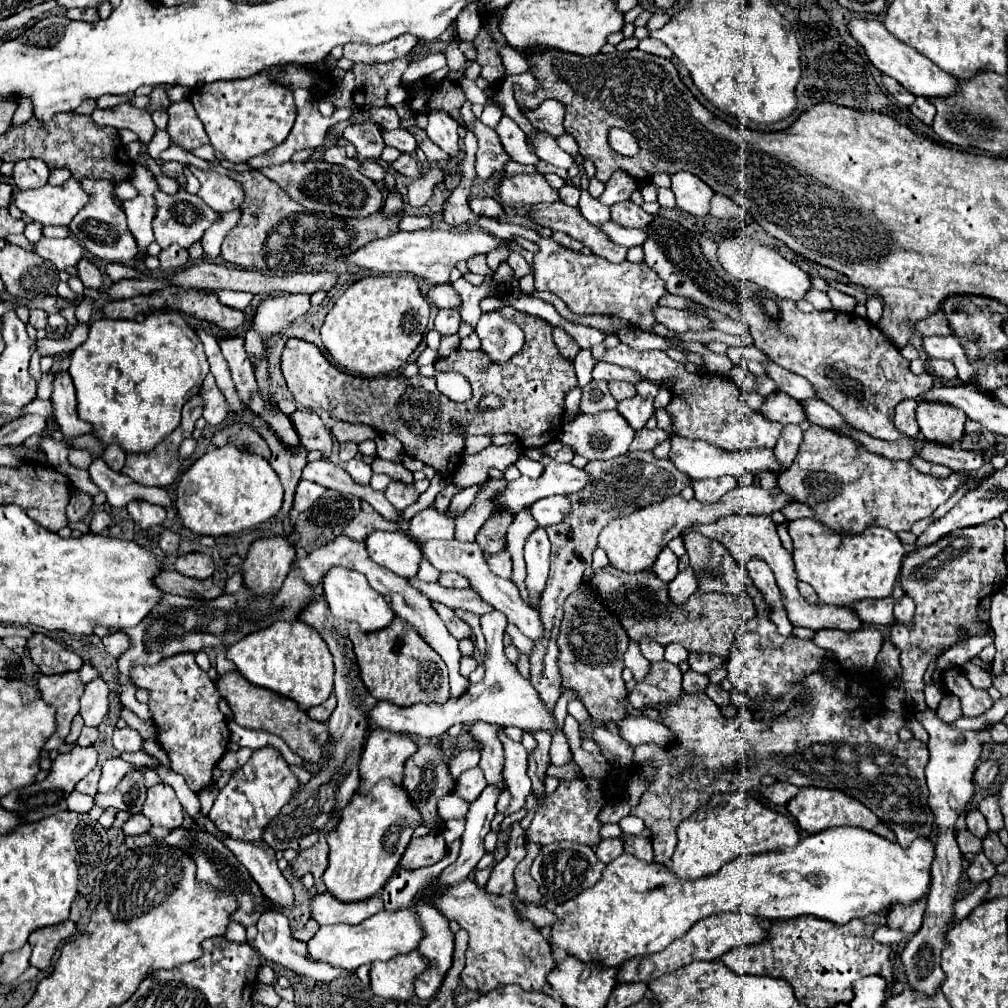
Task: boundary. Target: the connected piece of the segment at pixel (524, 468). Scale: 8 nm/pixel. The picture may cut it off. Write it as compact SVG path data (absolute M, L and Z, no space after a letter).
M521 456L521 458L515 462L515 466L517 466L517 470L519 470L523 476L531 476L531 478L537 478L539 472L543 470L543 462L533 462L533 460L525 458L525 456Z

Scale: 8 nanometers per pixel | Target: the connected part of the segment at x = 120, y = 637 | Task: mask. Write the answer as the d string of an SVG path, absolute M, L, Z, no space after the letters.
M109 632L105 638L103 638L103 646L105 650L111 654L111 656L121 656L127 648L129 648L129 640L123 632Z

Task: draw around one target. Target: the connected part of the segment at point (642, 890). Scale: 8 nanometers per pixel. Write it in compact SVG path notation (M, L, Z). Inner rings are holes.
M835 826L803 838L797 846L753 856L739 856L711 876L703 876L697 880L681 880L665 864L647 864L623 852L605 866L603 876L595 886L555 908L557 924L553 924L551 928L553 944L583 962L619 968L629 958L663 950L671 944L671 940L681 938L695 924L695 920L721 912L741 912L763 920L787 920L809 914L831 920L835 924L847 924L851 918L865 918L873 912L887 914L887 910L897 902L911 904L927 896L933 854L935 846L927 838L917 838L909 848L901 848L897 842L889 842L877 834L871 834L869 830Z

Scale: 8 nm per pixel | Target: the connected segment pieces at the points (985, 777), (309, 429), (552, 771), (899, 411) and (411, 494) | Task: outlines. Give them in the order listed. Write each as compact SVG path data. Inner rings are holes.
M985 760L975 770L975 782L979 786L991 786L995 782L997 774L999 774L999 762L997 760Z
M295 410L291 414L291 422L299 434L301 446L307 450L317 450L323 458L329 458L333 438L331 432L323 426L323 420L311 410Z
M571 761L570 763L563 766L556 766L551 763L547 769L546 774L547 776L556 777L562 780L571 780L576 778L576 776L581 776L580 769L574 761Z
M901 400L899 406L895 406L895 428L905 434L905 436L919 436L919 426L917 426L917 420L915 420L915 406L917 402L915 400Z
M391 482L385 490L385 496L391 504L395 504L397 510L405 510L407 506L415 504L419 498L419 492L413 486L407 486L403 482Z

